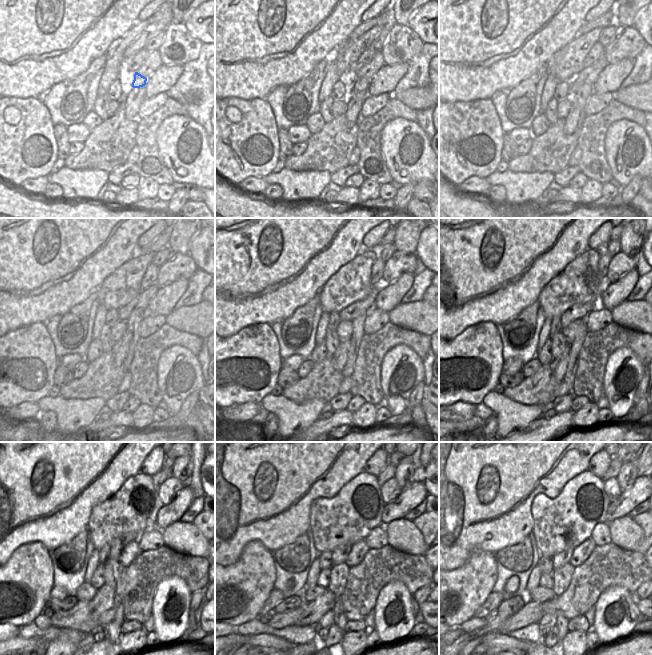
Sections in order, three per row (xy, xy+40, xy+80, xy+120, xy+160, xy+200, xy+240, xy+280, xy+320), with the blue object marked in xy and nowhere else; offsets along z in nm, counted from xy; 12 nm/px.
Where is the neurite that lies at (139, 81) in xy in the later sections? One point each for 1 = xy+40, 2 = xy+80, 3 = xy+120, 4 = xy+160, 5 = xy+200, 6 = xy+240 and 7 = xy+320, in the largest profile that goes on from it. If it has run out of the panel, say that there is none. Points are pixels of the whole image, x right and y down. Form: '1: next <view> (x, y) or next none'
1: next xy+40 (362, 84)
2: next xy+80 (583, 94)
3: next xy+120 (133, 322)
4: next xy+160 (358, 323)
5: next xy+200 (573, 354)
6: next xy+240 (121, 582)
7: next xy+320 (561, 622)

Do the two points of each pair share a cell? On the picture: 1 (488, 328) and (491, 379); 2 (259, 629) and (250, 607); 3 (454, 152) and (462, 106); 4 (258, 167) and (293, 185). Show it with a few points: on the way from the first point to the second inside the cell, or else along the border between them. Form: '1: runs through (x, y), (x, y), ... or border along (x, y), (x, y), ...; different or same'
1: runs through (488, 341), (488, 362), (491, 366); same
2: border along (257, 617), (236, 627); different
3: runs through (457, 141), (467, 131), (467, 117); same
4: border along (272, 171), (262, 177); different

